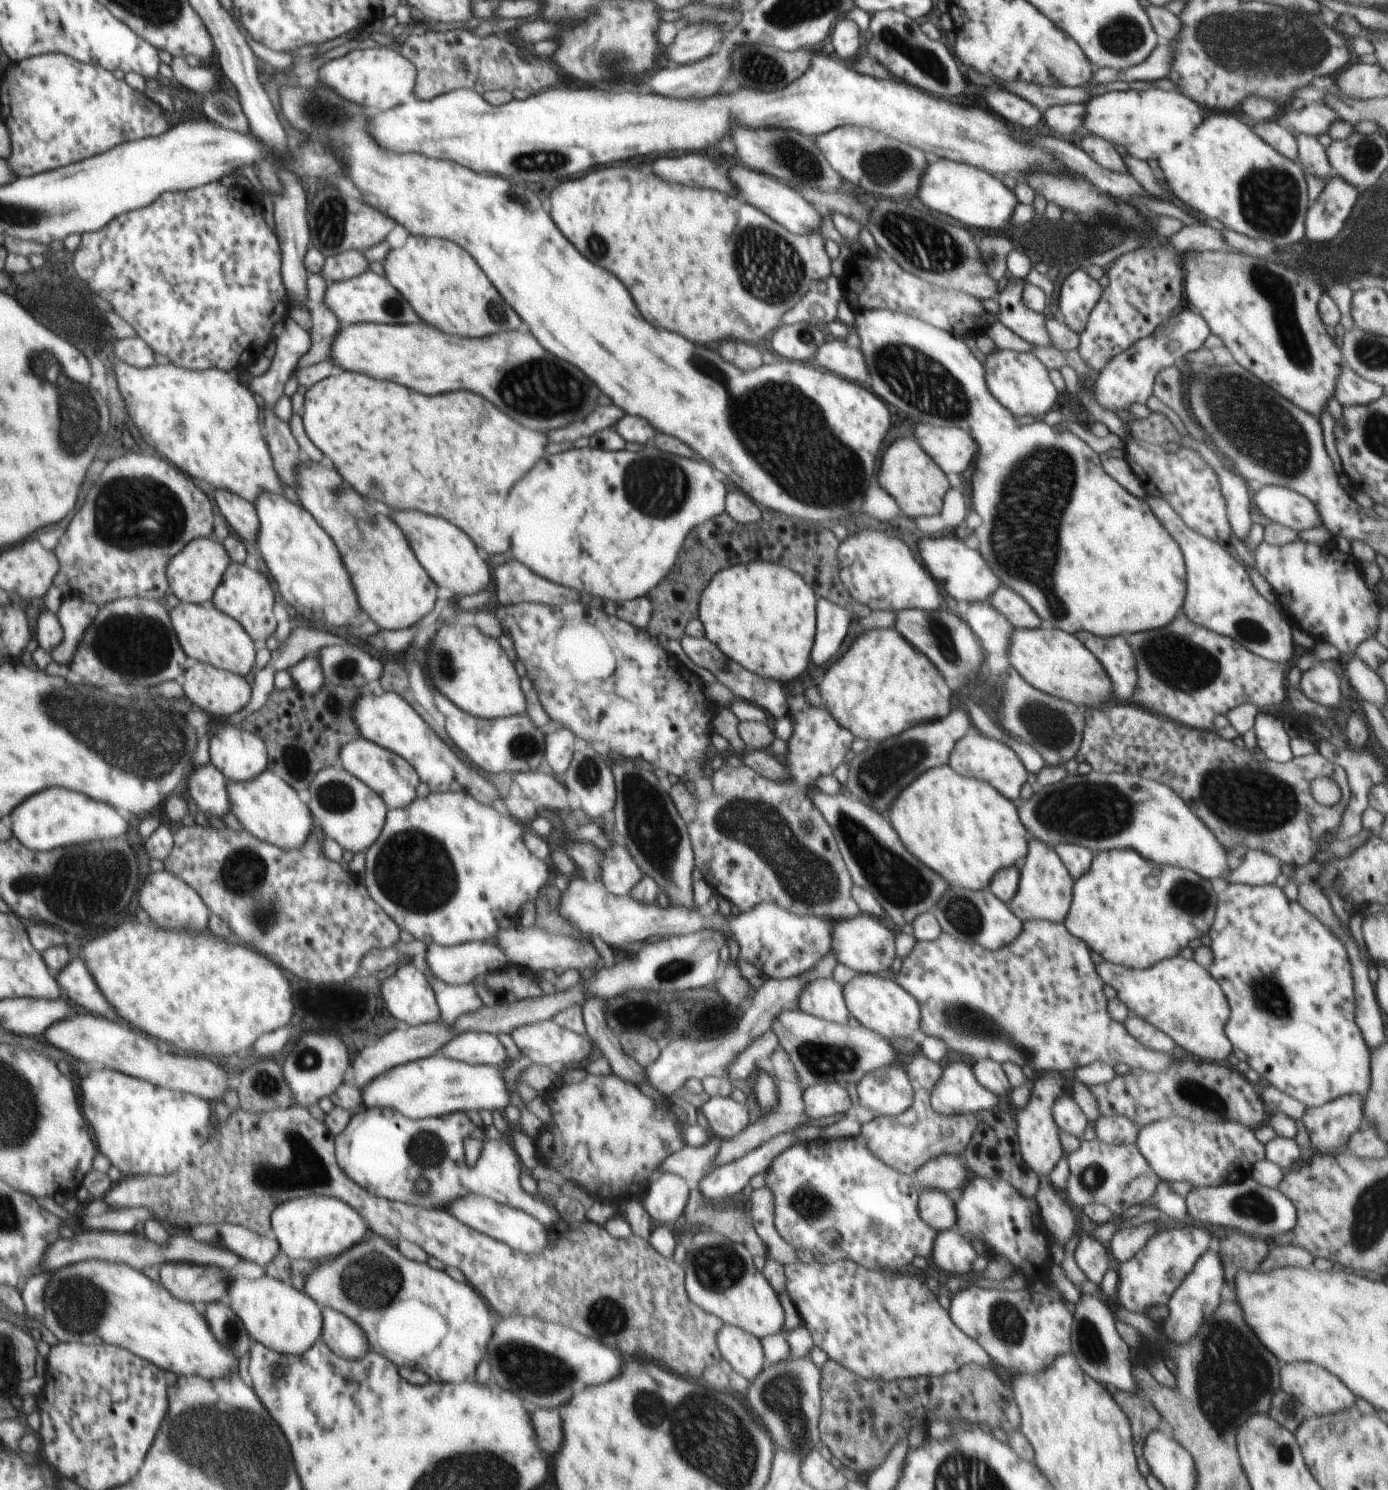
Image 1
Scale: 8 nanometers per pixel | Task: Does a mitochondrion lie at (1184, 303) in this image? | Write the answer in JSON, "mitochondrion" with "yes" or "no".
{"mitochondrion":"no"}

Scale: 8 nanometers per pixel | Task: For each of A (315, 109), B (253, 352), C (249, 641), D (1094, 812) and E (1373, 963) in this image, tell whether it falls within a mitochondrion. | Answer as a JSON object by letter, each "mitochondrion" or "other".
{"A":"mitochondrion","B":"other","C":"other","D":"mitochondrion","E":"other"}

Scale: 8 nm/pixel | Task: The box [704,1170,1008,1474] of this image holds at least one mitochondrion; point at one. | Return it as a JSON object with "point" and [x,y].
{"point":[783,1395]}

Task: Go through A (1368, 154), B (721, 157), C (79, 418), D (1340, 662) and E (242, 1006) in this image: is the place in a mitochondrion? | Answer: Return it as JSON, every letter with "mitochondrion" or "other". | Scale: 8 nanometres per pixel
{"A":"mitochondrion","B":"other","C":"mitochondrion","D":"other","E":"other"}

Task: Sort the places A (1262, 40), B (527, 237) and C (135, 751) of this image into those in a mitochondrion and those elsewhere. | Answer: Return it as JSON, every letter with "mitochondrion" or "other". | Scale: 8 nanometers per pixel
{"A":"mitochondrion","B":"other","C":"mitochondrion"}

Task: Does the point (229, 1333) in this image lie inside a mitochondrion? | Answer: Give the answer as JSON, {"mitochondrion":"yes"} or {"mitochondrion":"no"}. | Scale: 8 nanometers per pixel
{"mitochondrion":"yes"}

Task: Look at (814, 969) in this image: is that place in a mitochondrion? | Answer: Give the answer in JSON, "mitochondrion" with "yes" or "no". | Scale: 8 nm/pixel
{"mitochondrion":"no"}

